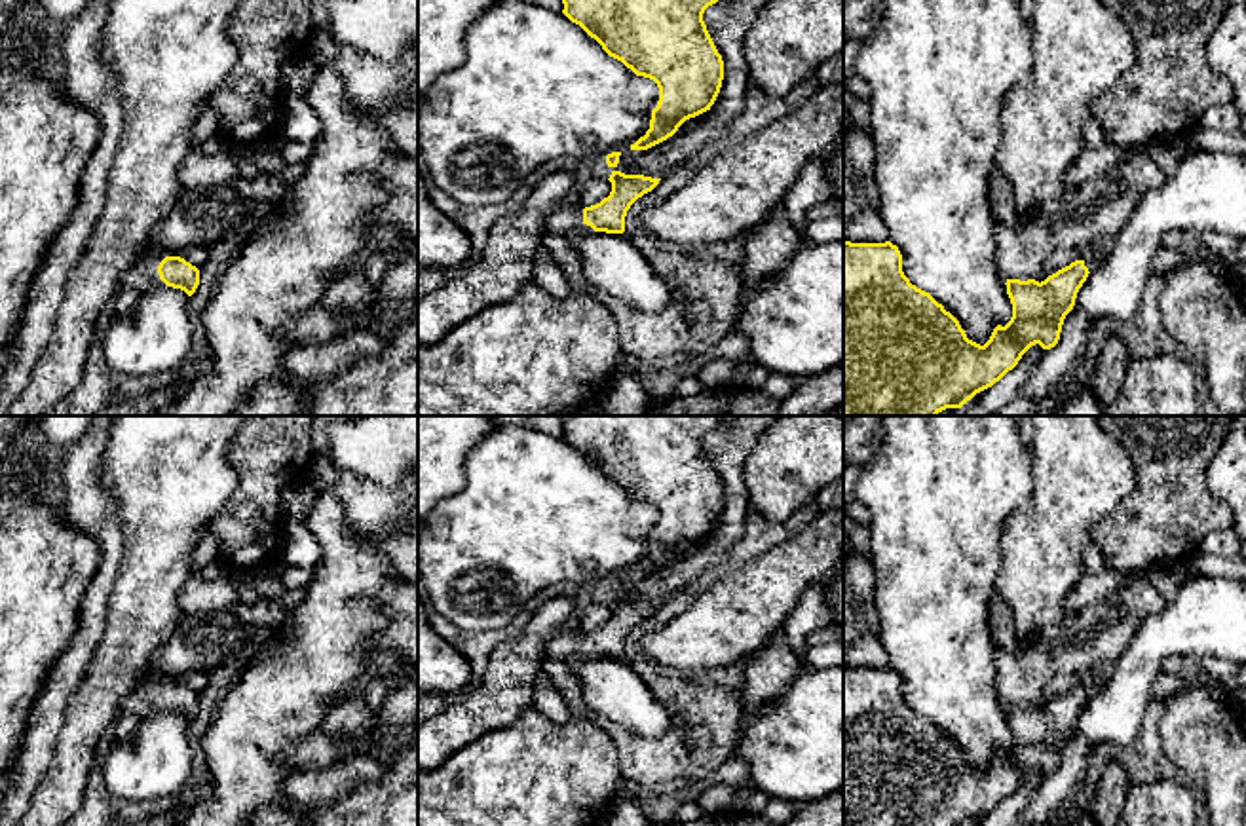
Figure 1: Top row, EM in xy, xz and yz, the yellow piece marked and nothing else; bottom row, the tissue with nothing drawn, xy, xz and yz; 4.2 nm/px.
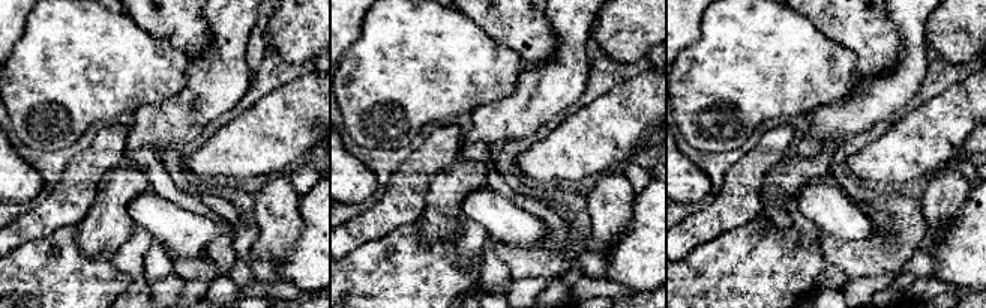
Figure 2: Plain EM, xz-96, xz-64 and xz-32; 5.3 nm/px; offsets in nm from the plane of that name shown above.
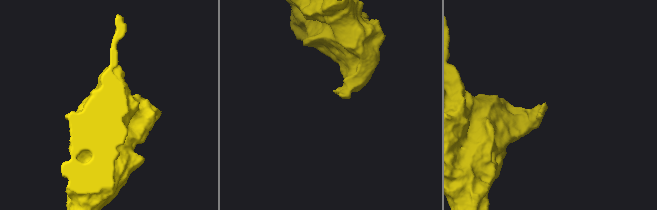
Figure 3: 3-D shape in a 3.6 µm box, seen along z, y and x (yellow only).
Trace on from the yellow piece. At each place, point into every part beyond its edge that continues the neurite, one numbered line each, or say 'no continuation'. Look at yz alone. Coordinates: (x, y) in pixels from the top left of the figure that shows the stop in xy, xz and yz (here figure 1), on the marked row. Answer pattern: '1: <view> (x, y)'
1: yz (1098, 253)

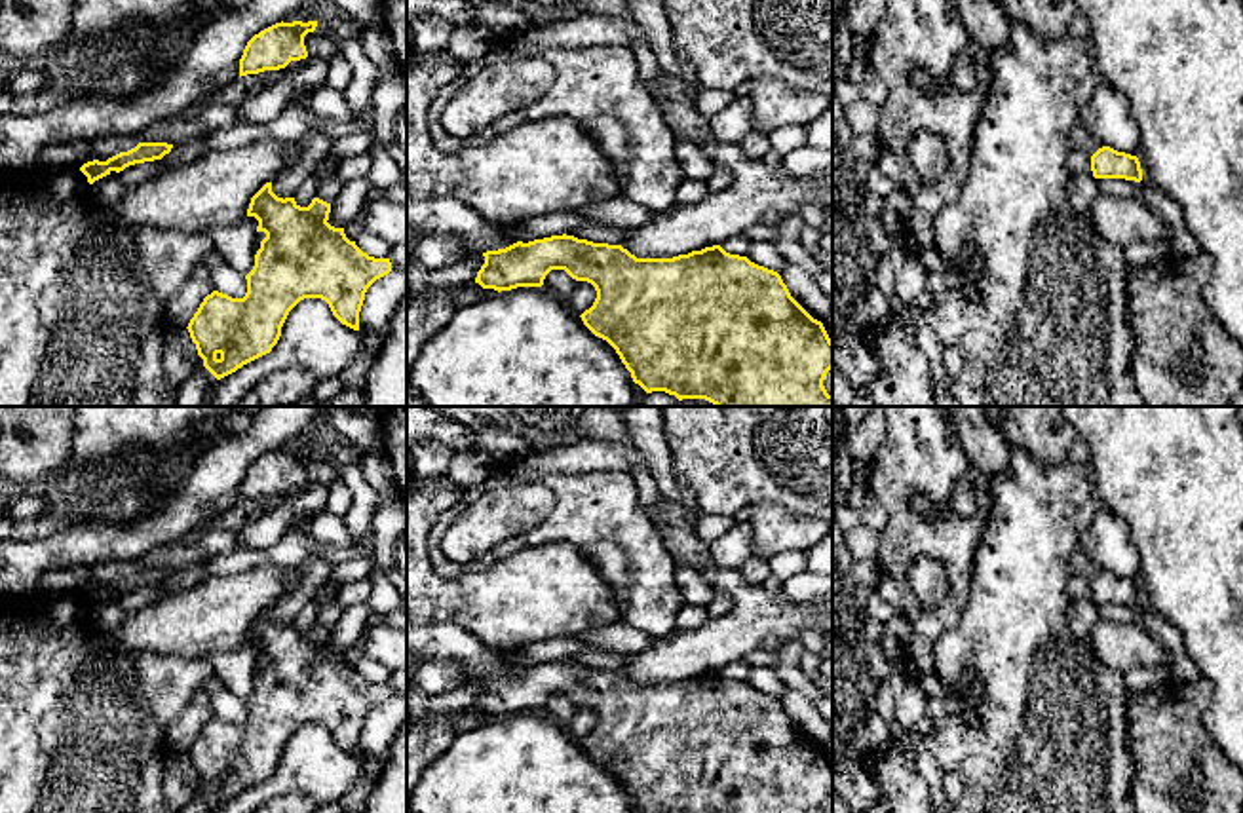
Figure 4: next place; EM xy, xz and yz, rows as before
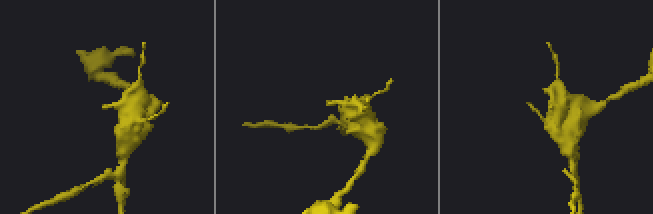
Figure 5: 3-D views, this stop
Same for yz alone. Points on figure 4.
no continuation

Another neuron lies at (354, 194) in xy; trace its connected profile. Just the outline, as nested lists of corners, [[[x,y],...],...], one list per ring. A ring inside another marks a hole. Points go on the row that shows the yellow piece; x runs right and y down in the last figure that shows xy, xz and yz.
[[[357,177],[344,184],[336,199],[331,203],[329,224],[335,228],[344,228],[354,218],[357,218],[365,201],[378,190],[371,184],[369,177]]]

